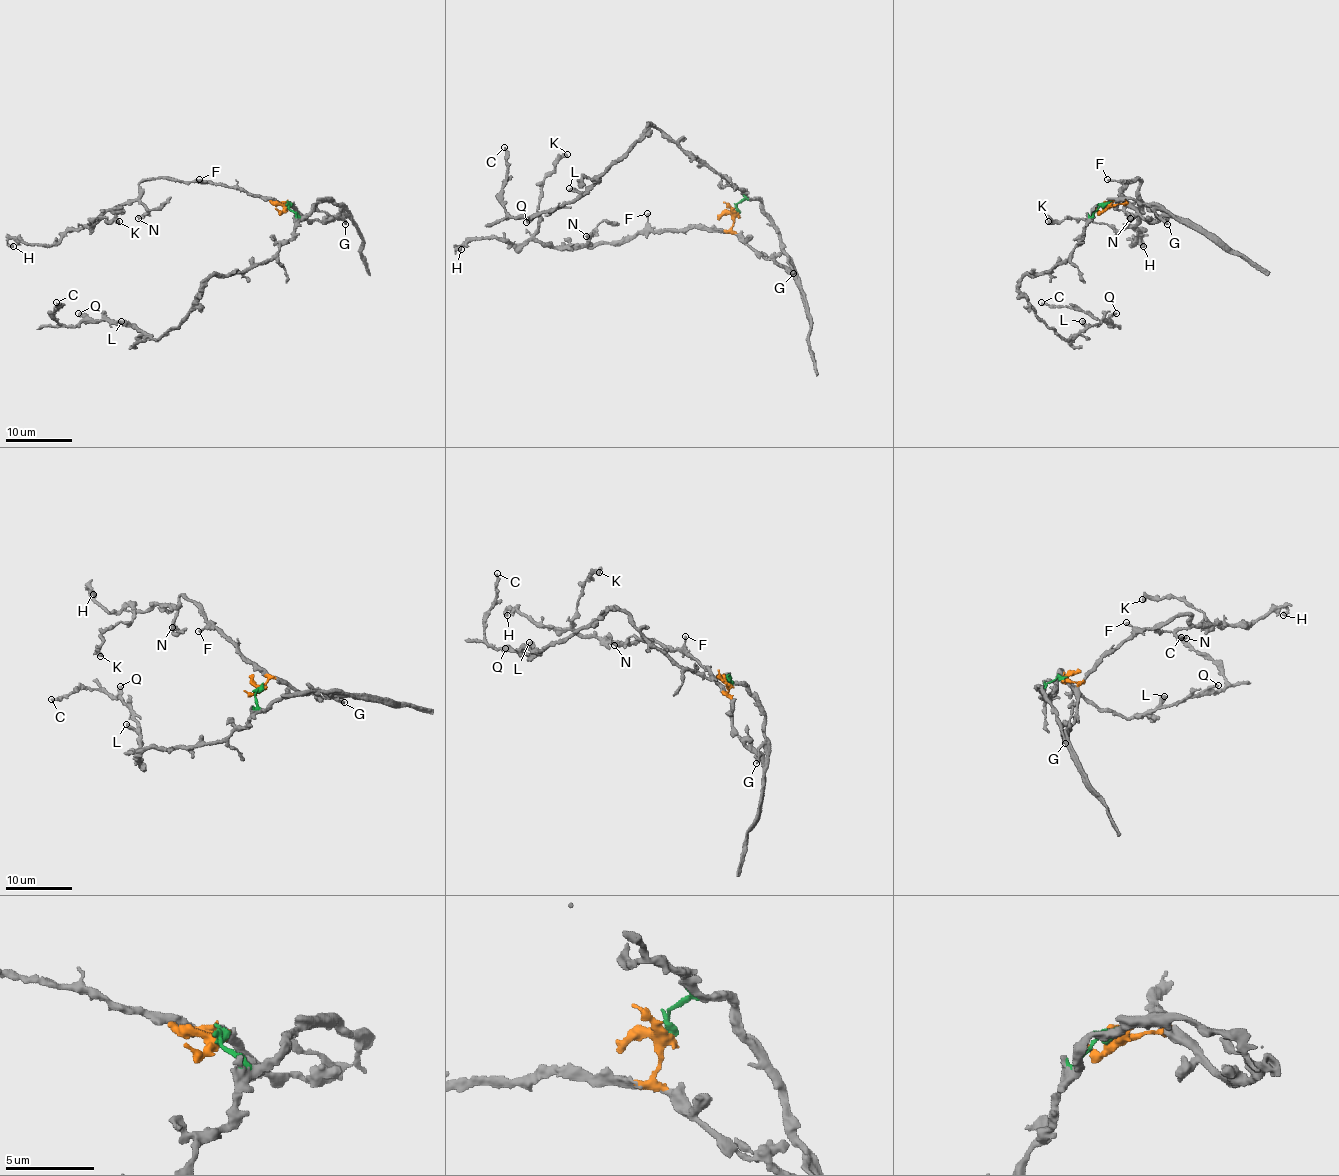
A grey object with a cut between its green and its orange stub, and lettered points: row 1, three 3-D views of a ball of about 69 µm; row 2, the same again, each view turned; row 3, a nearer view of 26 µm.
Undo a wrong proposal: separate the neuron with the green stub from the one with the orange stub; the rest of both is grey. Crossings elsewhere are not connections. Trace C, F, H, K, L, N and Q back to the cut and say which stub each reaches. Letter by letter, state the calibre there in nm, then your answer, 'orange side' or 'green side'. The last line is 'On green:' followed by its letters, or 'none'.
C: calibre 280 nm; green side
F: calibre 280 nm; orange side
H: calibre 400 nm; orange side
K: calibre 500 nm; orange side
L: calibre 550 nm; green side
N: calibre 400 nm; orange side
Q: calibre 380 nm; green side
On green: C, L, Q

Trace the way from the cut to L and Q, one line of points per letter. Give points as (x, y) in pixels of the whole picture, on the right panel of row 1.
L: (1107, 205), (1092, 215), (1067, 258), (1019, 281), (1034, 314), (1064, 339), (1085, 328), (1082, 321)
Q: (1107, 205), (1092, 215), (1067, 258), (1051, 270), (1026, 275), (1019, 293), (1064, 339), (1074, 339), (1117, 313)

